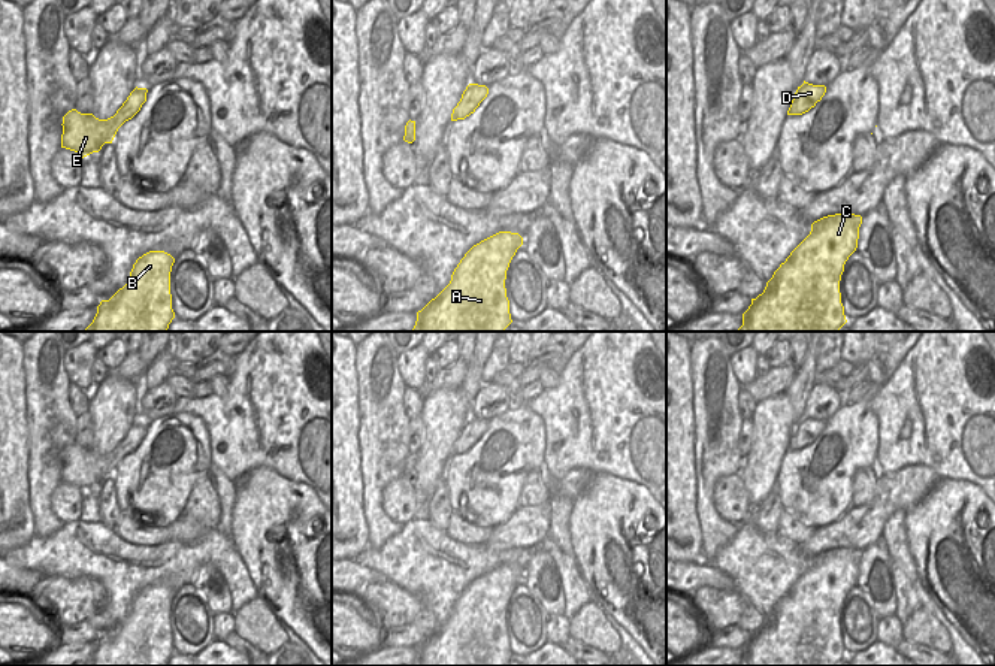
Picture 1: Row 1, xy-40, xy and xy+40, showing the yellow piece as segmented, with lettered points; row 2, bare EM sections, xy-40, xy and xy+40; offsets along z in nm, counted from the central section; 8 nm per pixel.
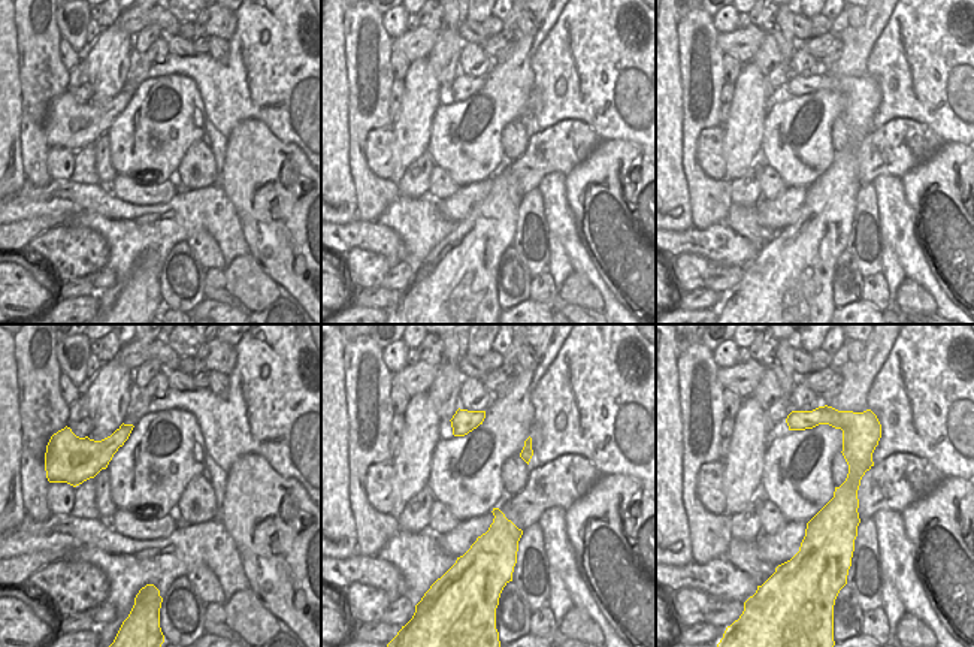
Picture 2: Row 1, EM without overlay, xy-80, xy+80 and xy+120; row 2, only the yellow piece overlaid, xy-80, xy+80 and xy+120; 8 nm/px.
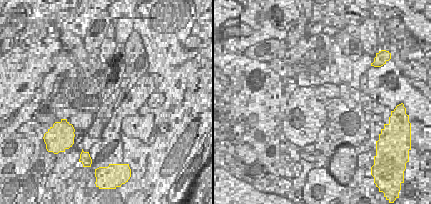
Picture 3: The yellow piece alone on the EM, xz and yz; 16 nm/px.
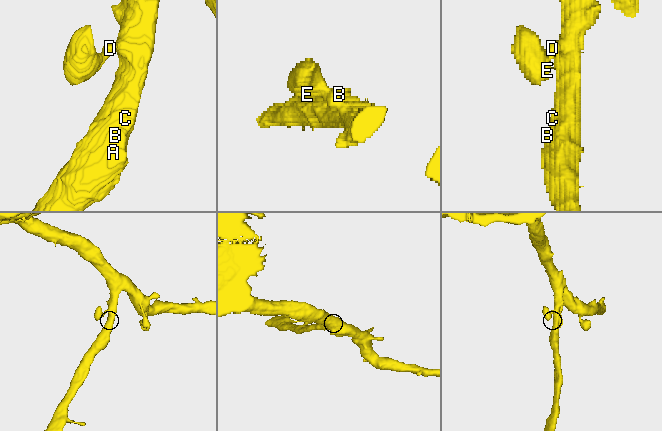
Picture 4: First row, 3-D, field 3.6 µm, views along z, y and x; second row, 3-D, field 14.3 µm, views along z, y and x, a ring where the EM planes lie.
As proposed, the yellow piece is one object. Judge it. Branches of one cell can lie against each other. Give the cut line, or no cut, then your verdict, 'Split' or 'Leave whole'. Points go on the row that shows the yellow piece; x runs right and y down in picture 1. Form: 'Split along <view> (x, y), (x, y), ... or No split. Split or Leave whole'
No split. Leave whole.

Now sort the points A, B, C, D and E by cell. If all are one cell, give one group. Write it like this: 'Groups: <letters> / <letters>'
Groups: A B C D E.

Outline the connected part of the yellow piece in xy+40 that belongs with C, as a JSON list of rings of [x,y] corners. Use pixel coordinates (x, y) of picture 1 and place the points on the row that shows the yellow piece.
[[[855,214],[814,221],[810,234],[774,272],[763,293],[751,299],[738,332],[838,332],[847,323],[840,281],[846,261],[858,248],[861,224],[862,217]]]

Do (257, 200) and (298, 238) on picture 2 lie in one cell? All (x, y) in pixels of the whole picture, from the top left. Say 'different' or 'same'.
same

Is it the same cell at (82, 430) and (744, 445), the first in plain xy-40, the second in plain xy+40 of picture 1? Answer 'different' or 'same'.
same

